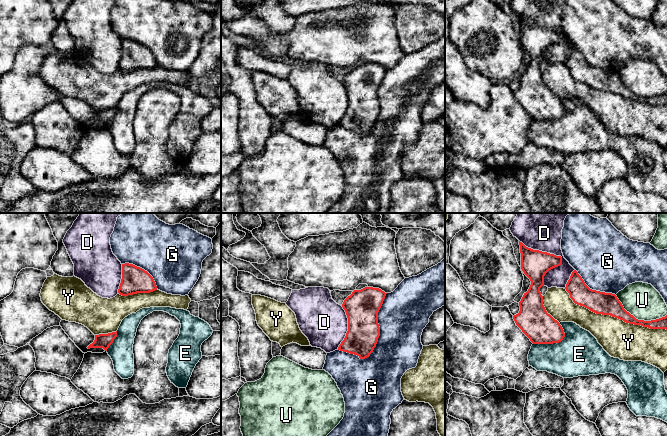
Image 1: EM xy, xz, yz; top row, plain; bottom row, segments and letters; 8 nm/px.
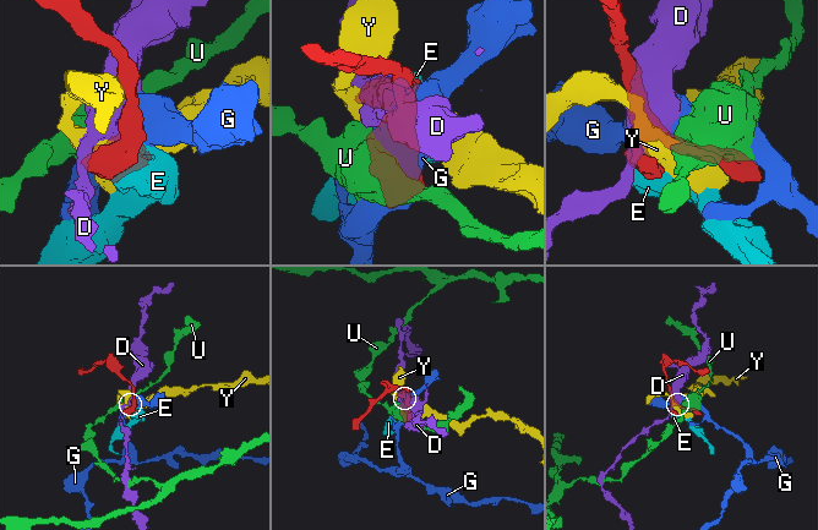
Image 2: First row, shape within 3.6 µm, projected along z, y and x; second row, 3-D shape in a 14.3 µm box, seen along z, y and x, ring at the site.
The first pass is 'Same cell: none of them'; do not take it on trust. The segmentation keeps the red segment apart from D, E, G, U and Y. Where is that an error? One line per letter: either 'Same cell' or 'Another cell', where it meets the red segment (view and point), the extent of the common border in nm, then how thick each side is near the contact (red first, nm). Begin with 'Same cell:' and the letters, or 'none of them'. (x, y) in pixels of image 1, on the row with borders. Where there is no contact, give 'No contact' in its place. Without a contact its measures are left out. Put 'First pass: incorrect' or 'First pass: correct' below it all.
Same cell: none of them
D: Another cell. Touches red at yz (557, 256). Shared border 420 nm. Thickness 220 nm (red) against 320 nm
E: Another cell. Touches red at yz (555, 342). Shared border 280 nm. Thickness 260 nm (red) against 360 nm
G: Another cell. Touches red at xz (377, 340). Shared border 600 nm. Thickness 260 nm (red) against 360 nm
U: Another cell. Touches red at yz (639, 320). Shared border 440 nm. Thickness 150 nm (red) against 280 nm
Y: Another cell. Touches red at yz (613, 316). Shared border 900 nm. Thickness 180 nm (red) against 300 nm
First pass: correct

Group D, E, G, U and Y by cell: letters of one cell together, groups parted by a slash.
D / E / G / U / Y

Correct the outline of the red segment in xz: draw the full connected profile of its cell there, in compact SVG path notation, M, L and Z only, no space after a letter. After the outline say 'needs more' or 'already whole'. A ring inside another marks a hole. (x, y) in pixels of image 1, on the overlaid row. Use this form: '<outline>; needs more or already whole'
M365 287L361 290L354 290L344 300L342 307L348 318L348 331L344 340L339 345L338 350L357 355L360 359L365 359L370 356L380 336L378 312L386 294L379 288Z; already whole

